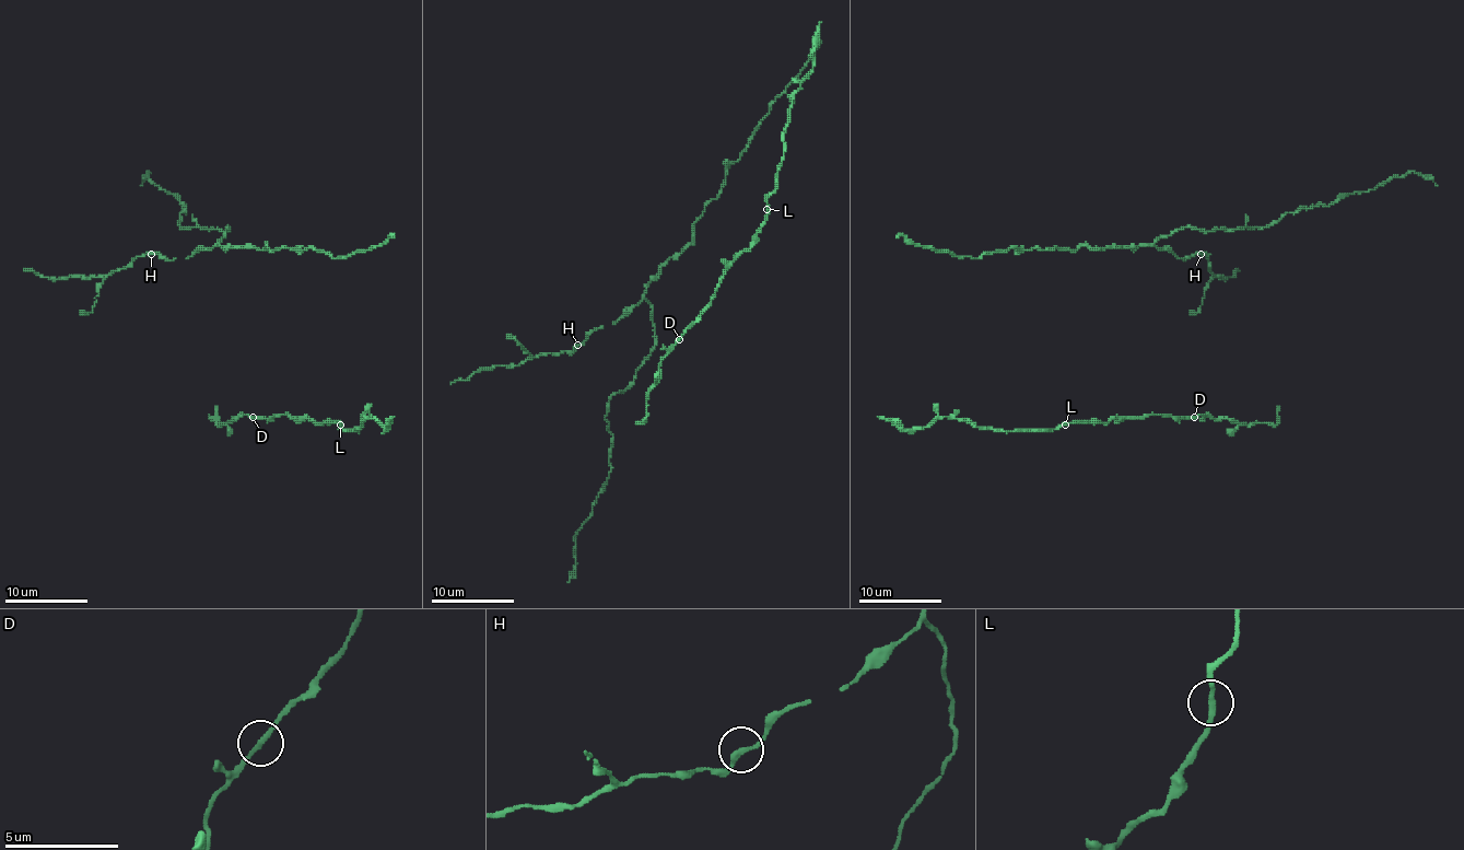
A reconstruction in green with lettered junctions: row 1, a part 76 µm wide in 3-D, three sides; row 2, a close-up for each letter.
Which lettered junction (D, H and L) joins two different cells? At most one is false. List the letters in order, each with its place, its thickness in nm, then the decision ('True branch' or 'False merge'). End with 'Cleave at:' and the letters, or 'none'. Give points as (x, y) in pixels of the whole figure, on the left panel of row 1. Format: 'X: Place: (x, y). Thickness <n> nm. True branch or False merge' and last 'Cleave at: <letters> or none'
D: Place: (253, 417). Thickness 220 nm. True branch
H: Place: (151, 254). Thickness 220 nm. True branch
L: Place: (340, 424). Thickness 220 nm. True branch
Cleave at: none

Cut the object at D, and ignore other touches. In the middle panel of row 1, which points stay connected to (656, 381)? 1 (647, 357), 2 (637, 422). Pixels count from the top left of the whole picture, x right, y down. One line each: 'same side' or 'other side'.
1: other side
2: same side

